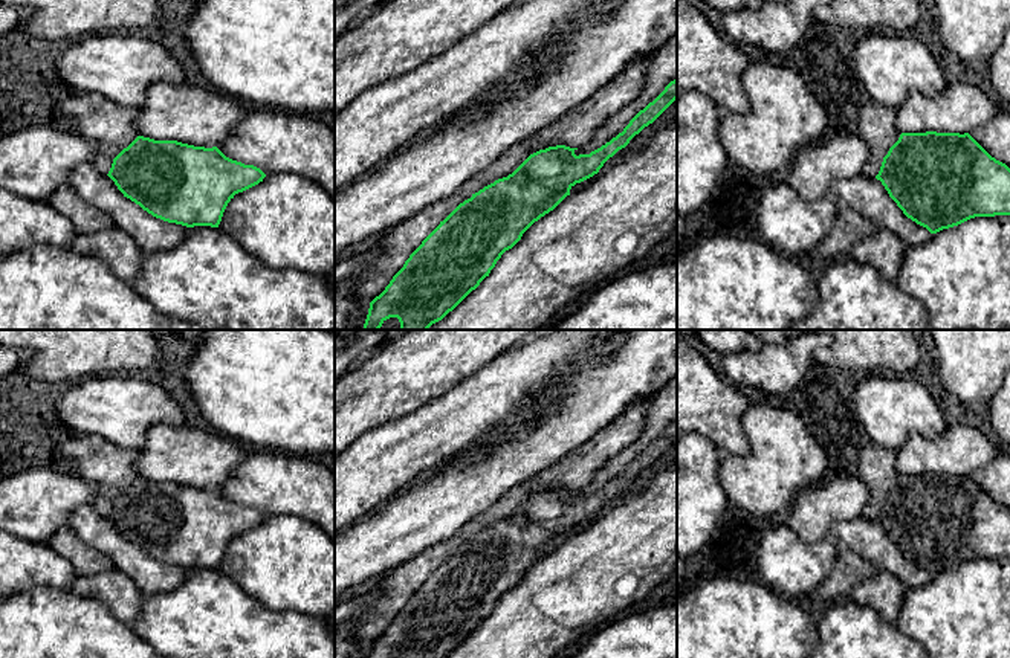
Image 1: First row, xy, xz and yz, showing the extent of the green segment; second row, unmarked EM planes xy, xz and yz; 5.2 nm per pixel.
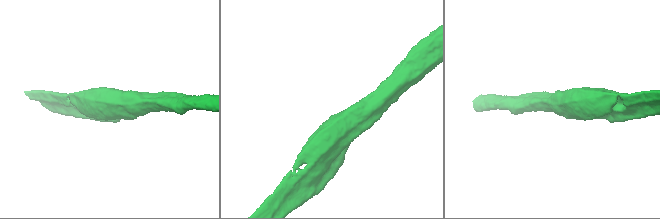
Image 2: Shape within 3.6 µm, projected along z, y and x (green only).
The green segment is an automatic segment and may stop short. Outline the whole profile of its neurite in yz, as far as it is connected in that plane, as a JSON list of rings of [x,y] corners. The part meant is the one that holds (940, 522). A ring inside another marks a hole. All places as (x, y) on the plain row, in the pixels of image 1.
[[[902,475],[883,499],[877,522],[903,556],[931,576],[975,559],[1010,557],[1010,510],[992,499],[969,475]]]

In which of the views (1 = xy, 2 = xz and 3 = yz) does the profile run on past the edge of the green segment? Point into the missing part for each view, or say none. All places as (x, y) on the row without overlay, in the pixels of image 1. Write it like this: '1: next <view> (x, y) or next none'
1: next none
2: next none
3: next none

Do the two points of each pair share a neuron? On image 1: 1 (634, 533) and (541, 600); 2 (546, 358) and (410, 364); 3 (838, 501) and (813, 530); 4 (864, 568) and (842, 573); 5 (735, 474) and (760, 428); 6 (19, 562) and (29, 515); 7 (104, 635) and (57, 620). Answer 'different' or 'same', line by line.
1: same
2: different
3: same
4: same
5: same
6: different
7: same

